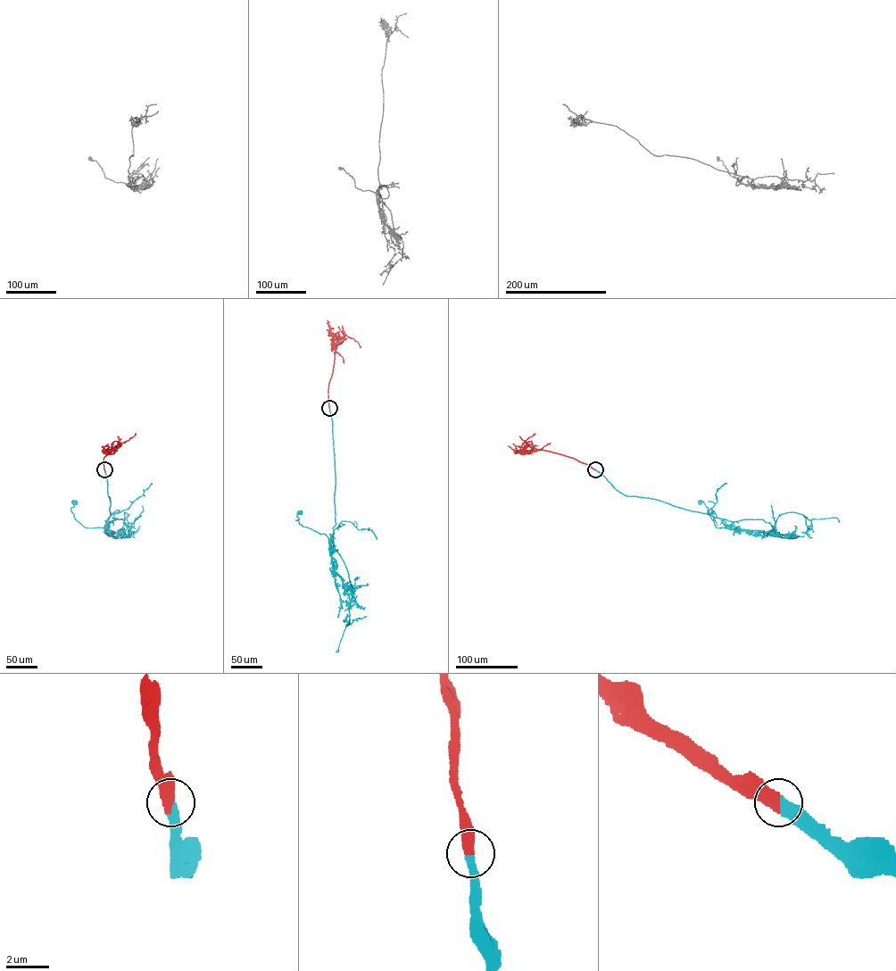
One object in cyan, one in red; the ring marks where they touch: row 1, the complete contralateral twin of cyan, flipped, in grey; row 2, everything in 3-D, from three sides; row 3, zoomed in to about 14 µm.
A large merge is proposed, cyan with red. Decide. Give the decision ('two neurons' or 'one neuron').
one neuron

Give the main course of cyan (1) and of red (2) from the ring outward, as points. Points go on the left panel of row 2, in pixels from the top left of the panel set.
1: (104, 469), (111, 514), (105, 528), (87, 527), (78, 521), (70, 510), (74, 506), (72, 502), (75, 502)
2: (104, 469), (103, 458), (112, 444), (115, 441), (124, 443), (135, 434)

